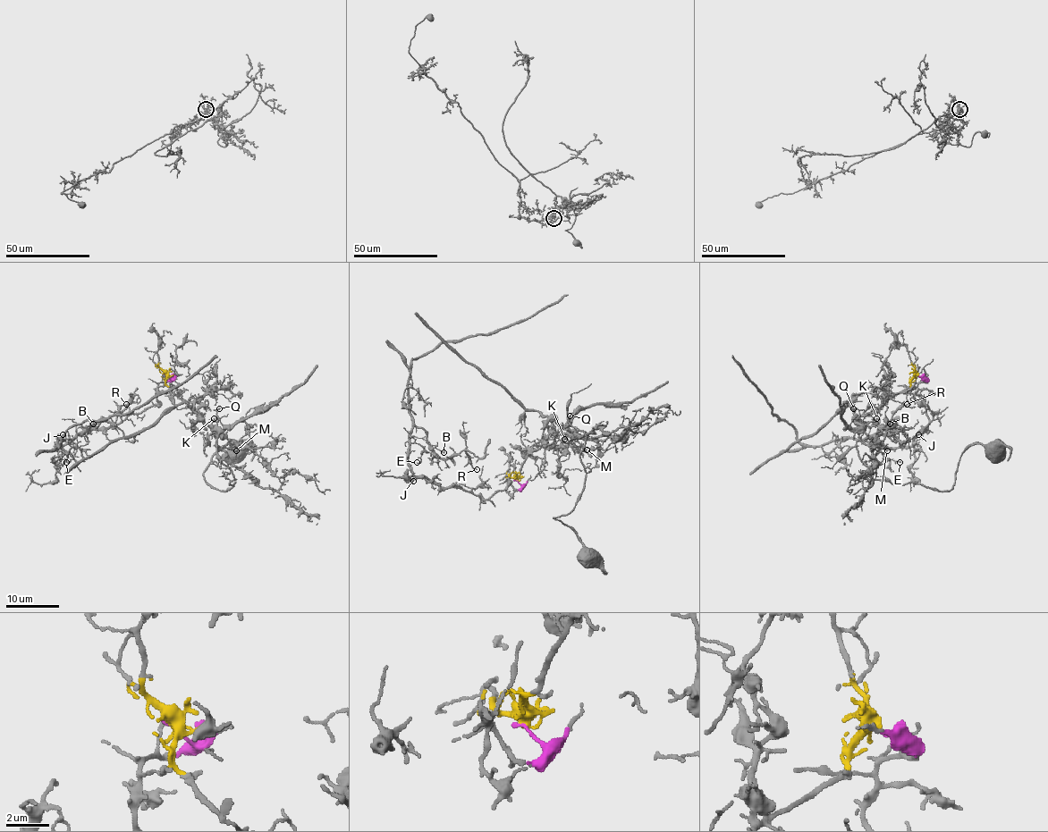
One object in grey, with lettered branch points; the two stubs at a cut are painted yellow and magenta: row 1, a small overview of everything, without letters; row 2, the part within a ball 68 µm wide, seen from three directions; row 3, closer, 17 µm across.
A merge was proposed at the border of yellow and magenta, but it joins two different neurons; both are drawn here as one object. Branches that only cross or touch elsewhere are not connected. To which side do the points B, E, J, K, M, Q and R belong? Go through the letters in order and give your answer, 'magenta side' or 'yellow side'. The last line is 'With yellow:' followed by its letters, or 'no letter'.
B: magenta side
E: magenta side
J: magenta side
K: yellow side
M: yellow side
Q: yellow side
R: magenta side
With yellow: K, M, Q

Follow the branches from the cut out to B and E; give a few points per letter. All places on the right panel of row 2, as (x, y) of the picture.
B: (917, 374), (926, 382), (917, 384), (915, 398), (937, 412), (910, 447), (873, 447), (865, 439), (890, 423)
E: (917, 374), (926, 382), (917, 384), (917, 400), (937, 412), (910, 447), (883, 447), (885, 457), (900, 462)

